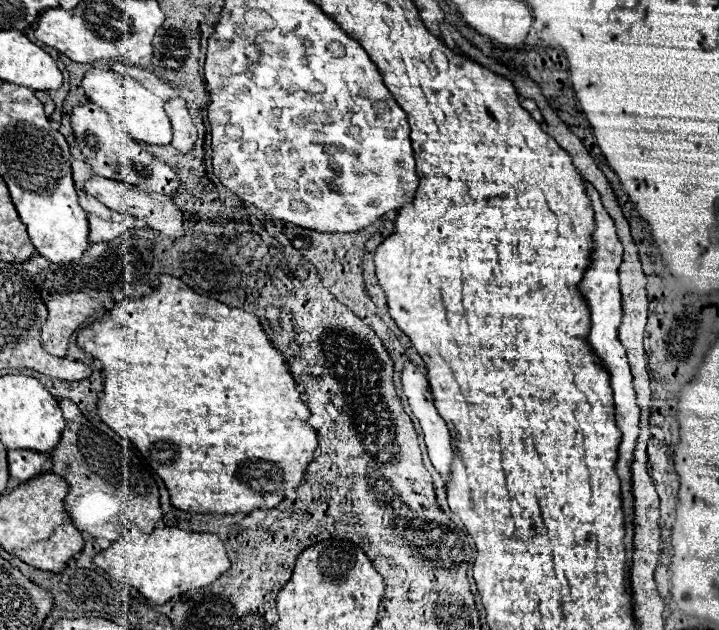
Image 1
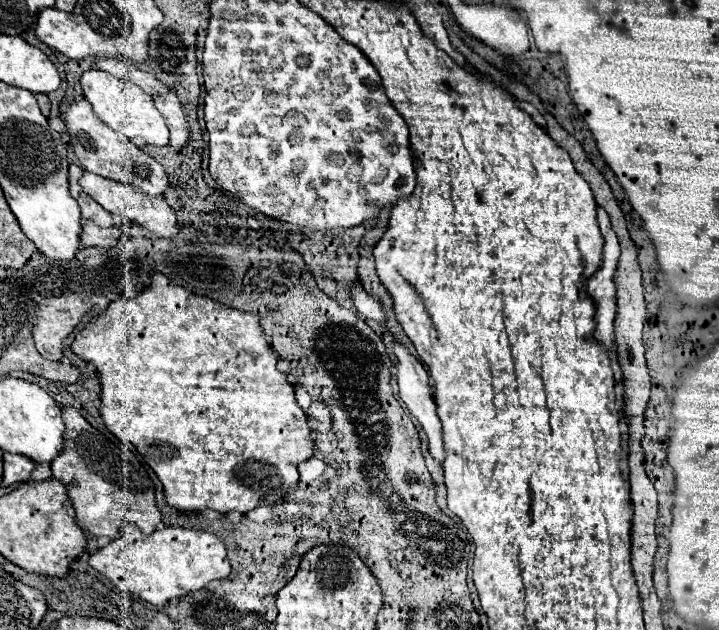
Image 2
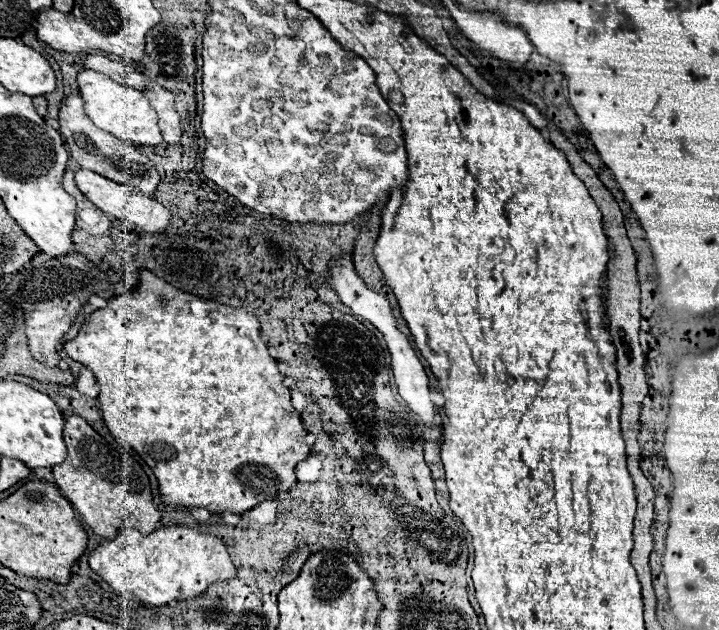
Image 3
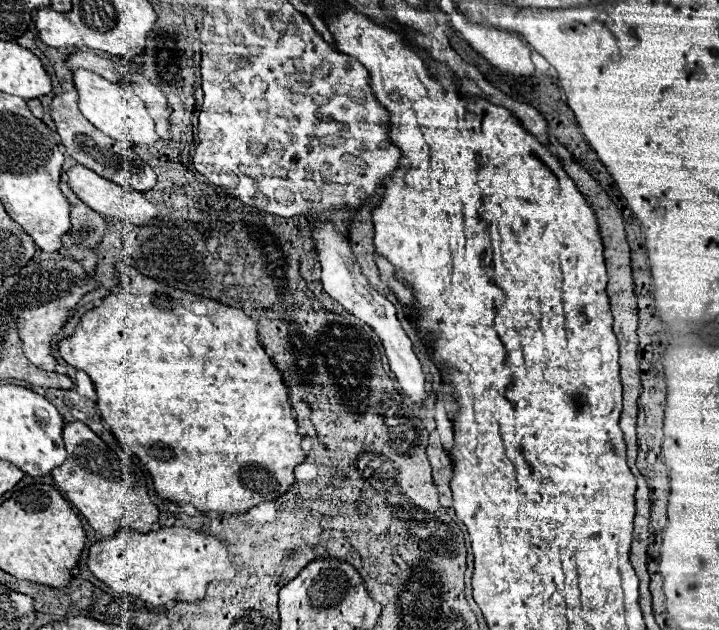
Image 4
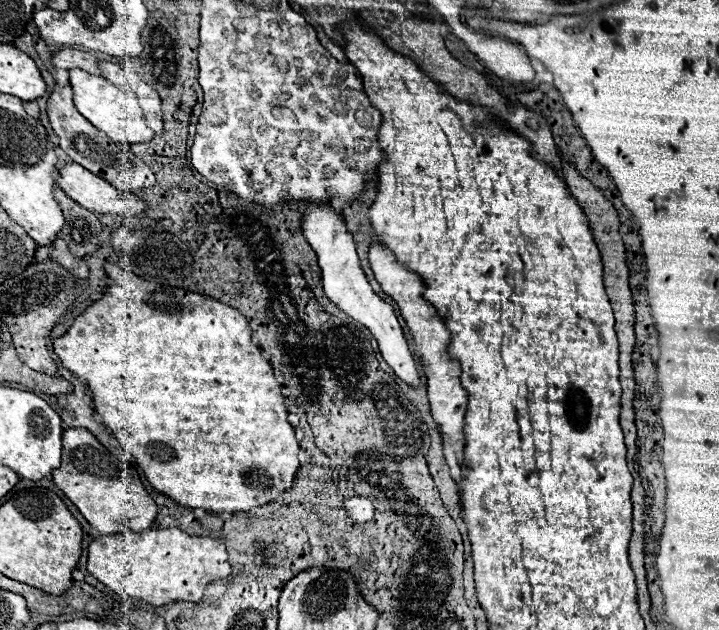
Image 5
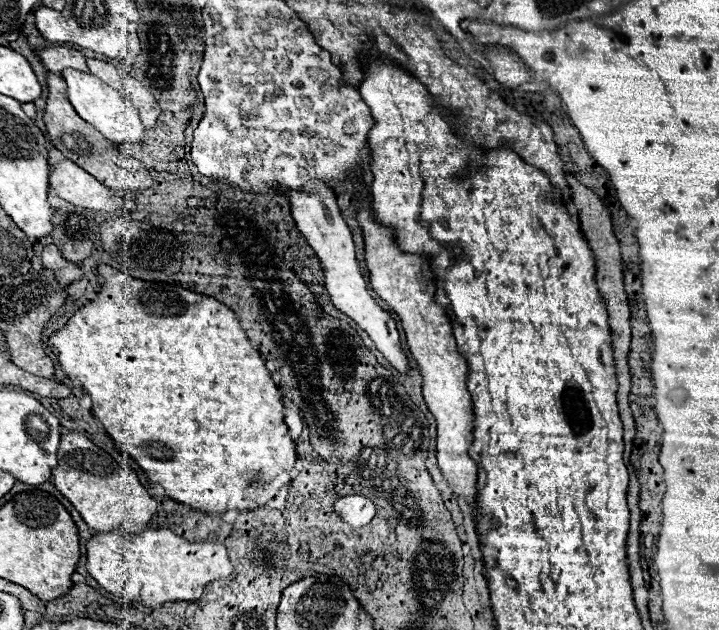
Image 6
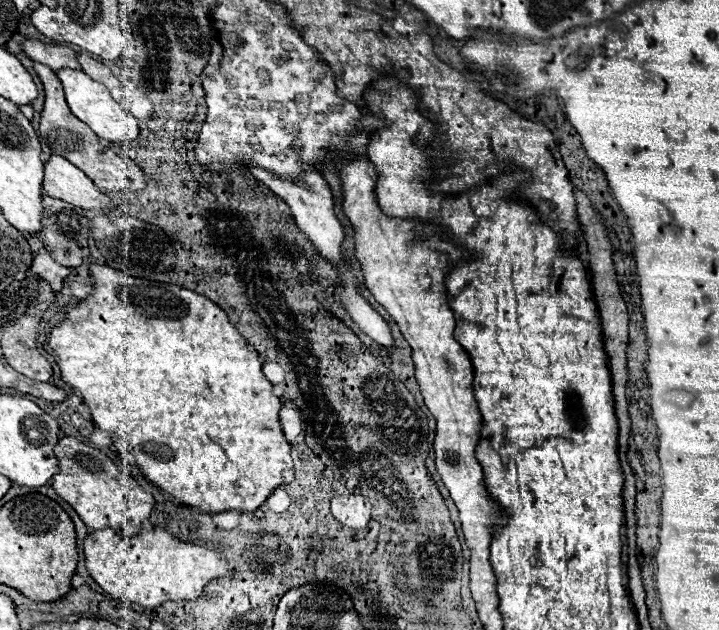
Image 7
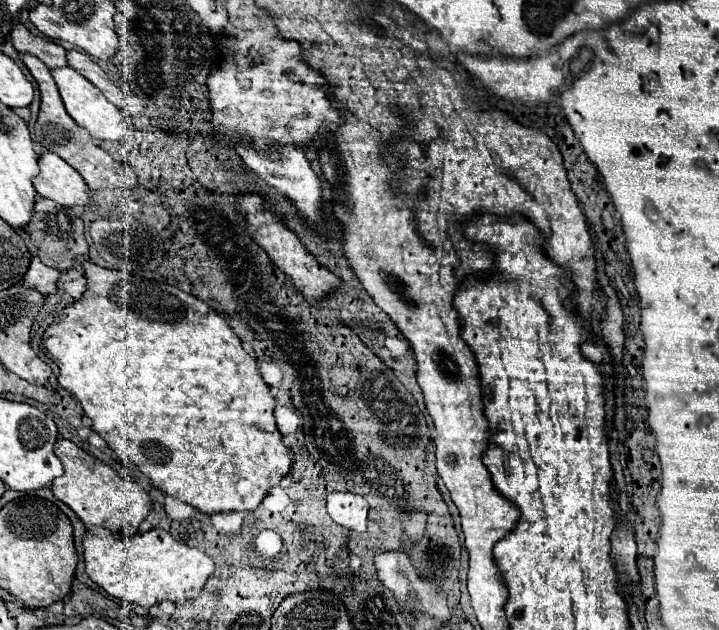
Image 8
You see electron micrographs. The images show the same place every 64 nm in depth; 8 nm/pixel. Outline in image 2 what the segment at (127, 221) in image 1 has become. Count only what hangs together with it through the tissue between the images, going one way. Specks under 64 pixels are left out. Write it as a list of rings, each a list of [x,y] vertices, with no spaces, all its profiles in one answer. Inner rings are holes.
[[[84,222],[84,232],[82,232],[82,246],[88,248],[110,248],[118,242],[120,238],[120,228],[110,226],[110,228],[100,228],[96,222]]]

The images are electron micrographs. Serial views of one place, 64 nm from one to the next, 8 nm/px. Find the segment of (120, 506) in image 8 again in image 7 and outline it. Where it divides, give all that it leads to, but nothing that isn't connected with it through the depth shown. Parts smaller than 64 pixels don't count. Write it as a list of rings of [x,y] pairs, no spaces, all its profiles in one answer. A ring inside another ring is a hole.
[[[60,438],[54,452],[60,472],[52,478],[52,488],[78,512],[90,530],[114,528],[116,532],[128,532],[128,536],[140,532],[142,522],[154,508],[154,498],[150,492],[146,492],[130,474],[116,466],[104,452],[80,442],[78,438]]]

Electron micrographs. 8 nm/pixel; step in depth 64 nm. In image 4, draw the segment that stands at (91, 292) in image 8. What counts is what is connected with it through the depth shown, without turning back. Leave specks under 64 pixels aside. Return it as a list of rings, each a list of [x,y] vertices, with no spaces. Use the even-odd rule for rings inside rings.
[[[118,266],[118,272],[128,276],[128,280],[130,280],[128,288],[118,296],[104,298],[102,306],[86,312],[80,318],[80,324],[76,326],[74,336],[58,342],[58,350],[60,350],[62,358],[68,364],[72,364],[74,368],[84,370],[92,378],[96,394],[98,394],[96,404],[100,408],[104,422],[112,428],[118,445],[128,448],[142,460],[142,464],[148,468],[148,472],[154,478],[154,488],[160,498],[176,502],[176,504],[192,504],[196,510],[202,510],[202,512],[244,514],[246,510],[250,510],[262,502],[278,500],[280,496],[284,496],[288,492],[288,488],[294,484],[294,468],[304,462],[306,454],[300,446],[302,436],[298,434],[294,410],[288,400],[288,388],[282,382],[280,370],[272,364],[272,360],[266,356],[262,344],[258,342],[256,322],[238,308],[230,308],[216,300],[164,286],[164,284],[140,274],[138,270]]]

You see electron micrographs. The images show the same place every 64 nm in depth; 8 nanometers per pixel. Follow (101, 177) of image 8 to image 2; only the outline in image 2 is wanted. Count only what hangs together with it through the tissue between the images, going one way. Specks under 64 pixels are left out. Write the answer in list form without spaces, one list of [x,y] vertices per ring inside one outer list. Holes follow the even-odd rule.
[[[76,100],[74,104],[70,104],[70,108],[66,110],[66,126],[72,138],[70,144],[76,156],[80,158],[84,170],[90,170],[110,180],[134,184],[150,196],[160,196],[170,188],[170,178],[164,166],[158,164],[154,158],[150,158],[146,152],[142,152],[132,140],[120,136],[110,126],[102,124],[86,100]]]

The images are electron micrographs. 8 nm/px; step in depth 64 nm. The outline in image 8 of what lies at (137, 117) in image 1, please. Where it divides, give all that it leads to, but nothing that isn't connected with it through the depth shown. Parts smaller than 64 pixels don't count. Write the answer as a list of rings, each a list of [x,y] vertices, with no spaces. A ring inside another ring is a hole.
[[[52,68],[52,76],[60,88],[60,94],[62,94],[62,100],[64,100],[68,114],[74,116],[76,124],[86,128],[94,138],[120,142],[124,138],[134,136],[134,128],[128,124],[128,116],[124,116],[116,104],[108,102],[106,96],[98,88],[94,88],[94,84],[90,84],[90,80],[86,80],[84,76],[80,76],[72,68]]]

